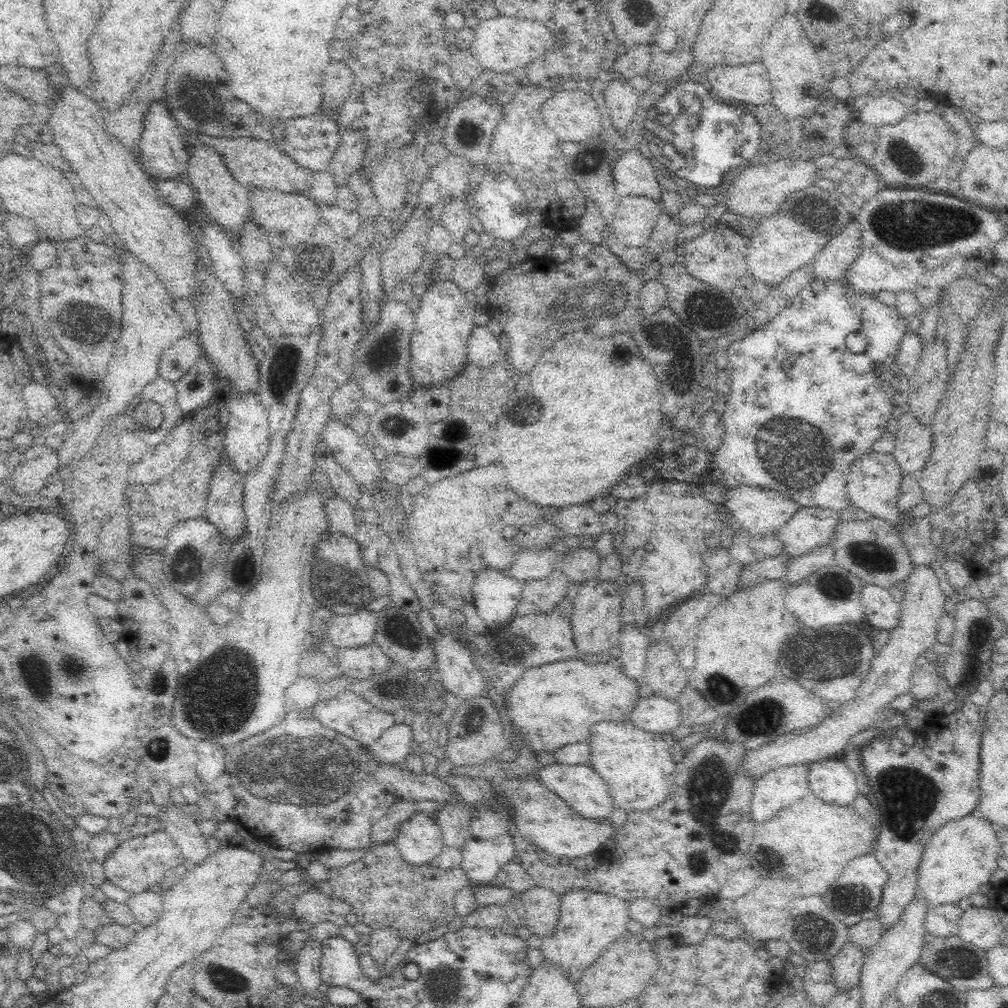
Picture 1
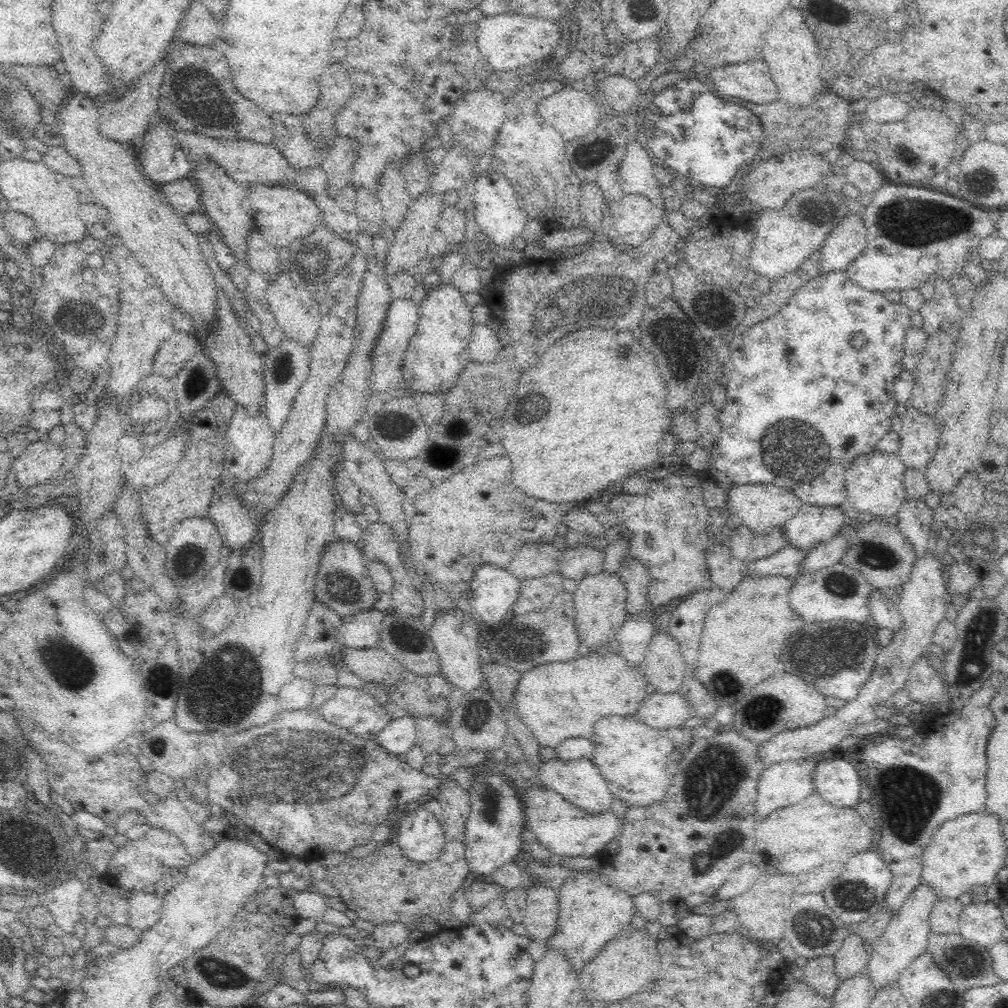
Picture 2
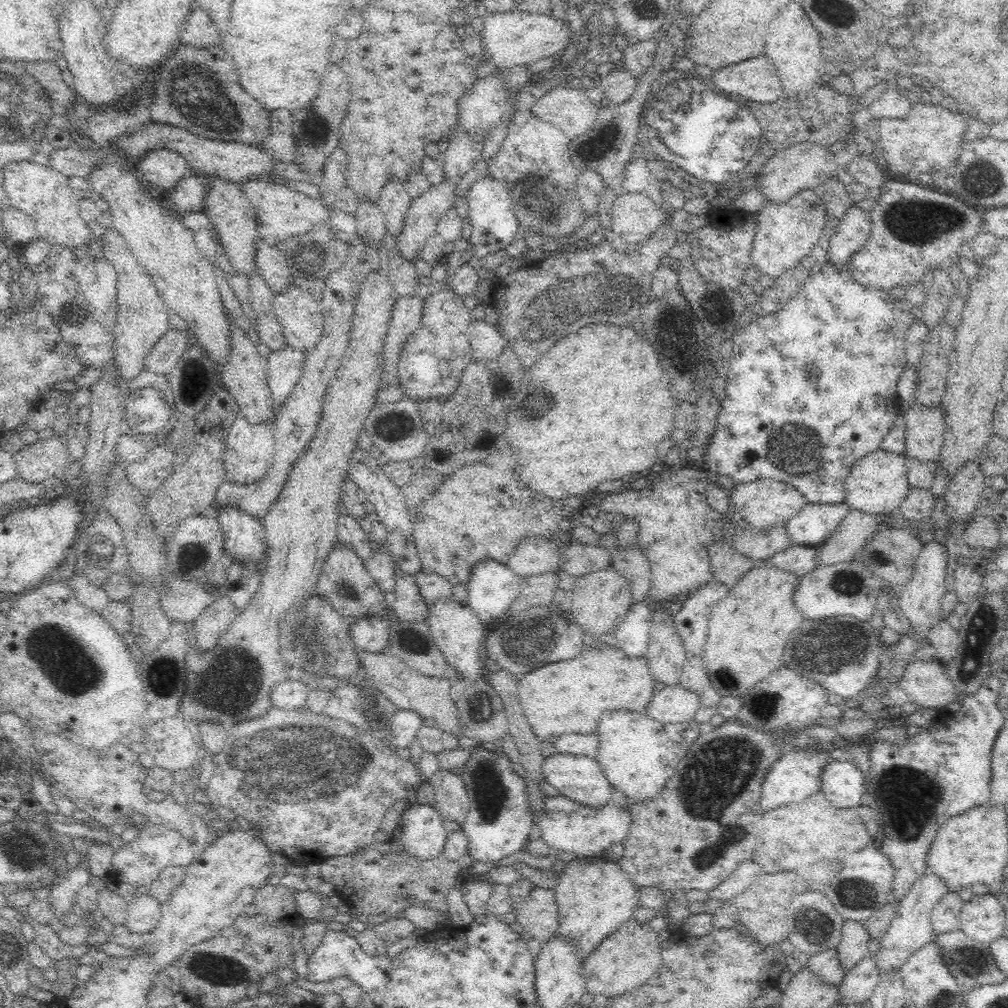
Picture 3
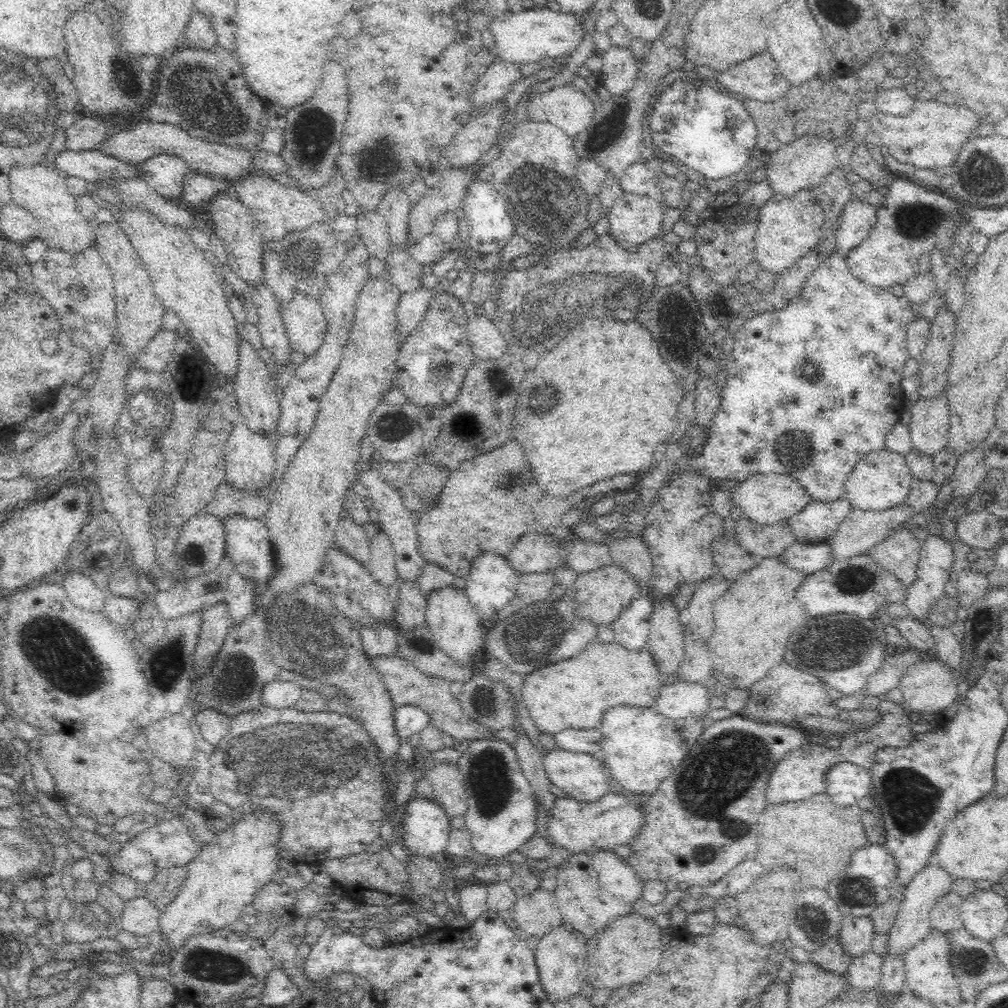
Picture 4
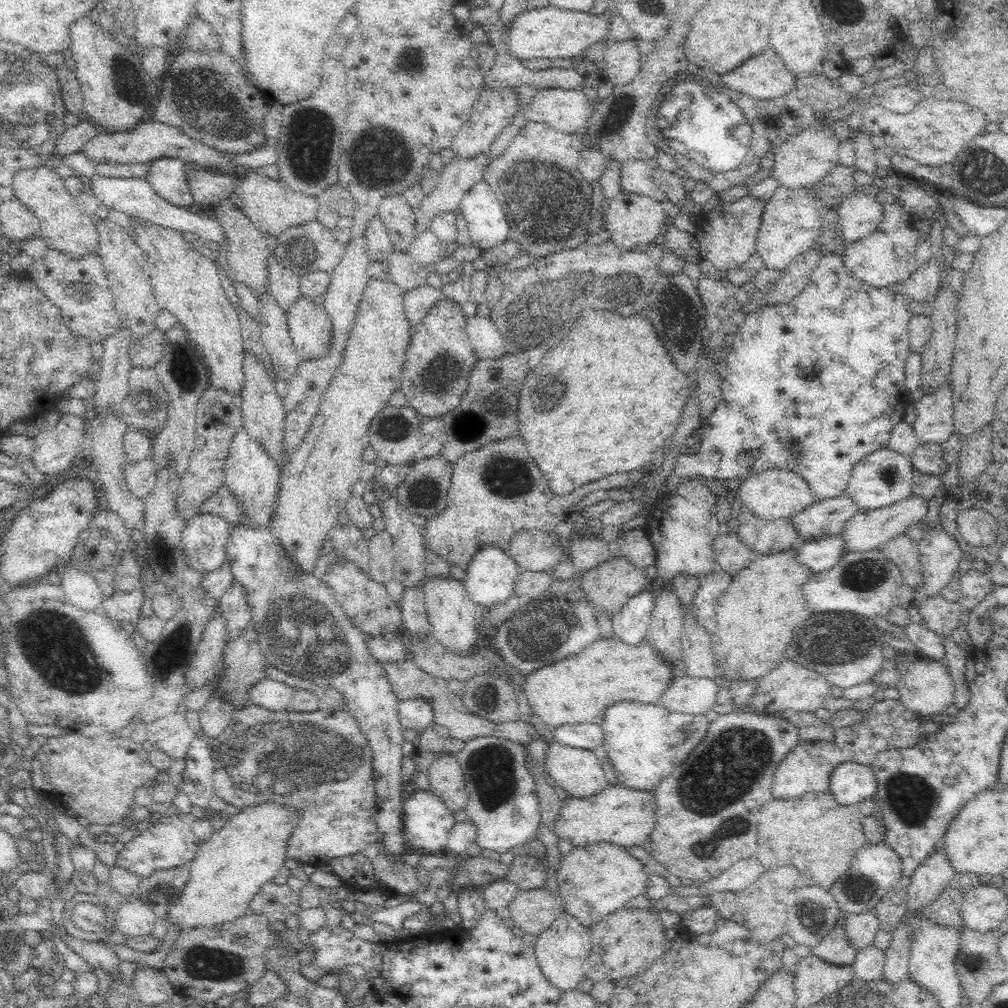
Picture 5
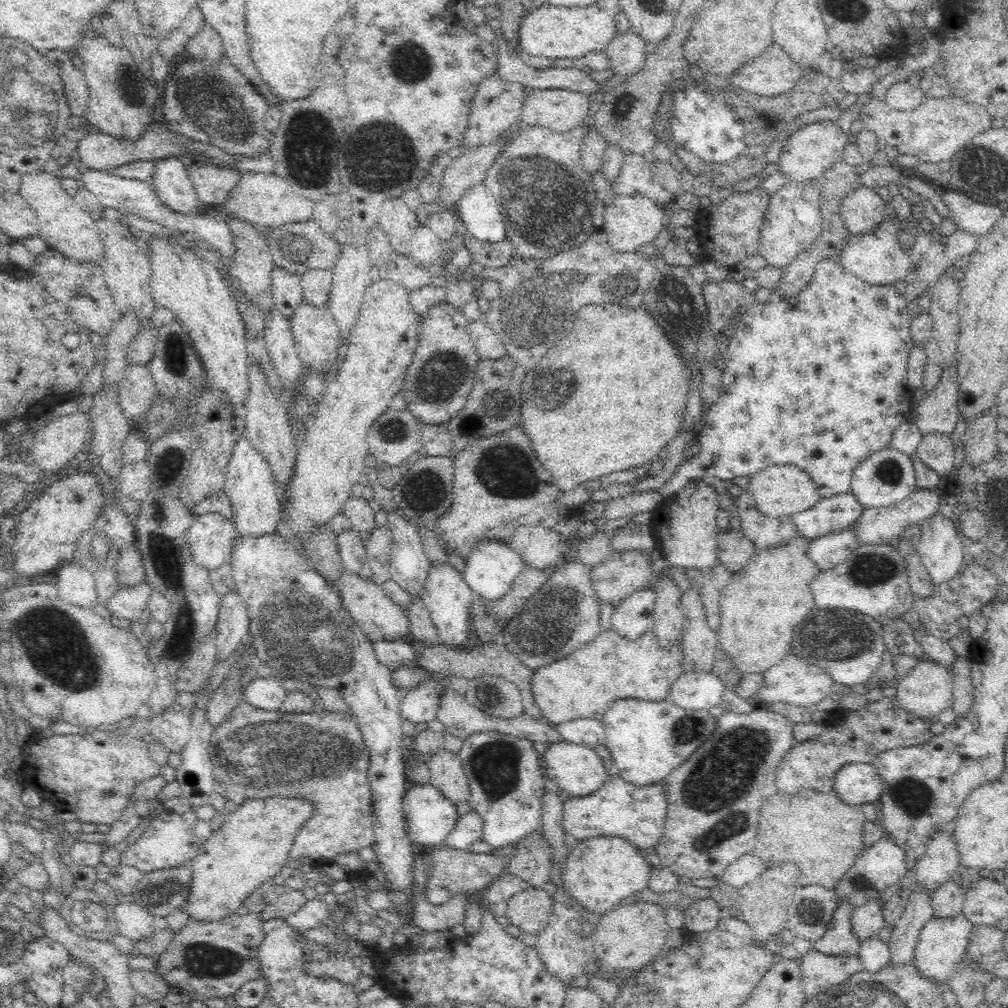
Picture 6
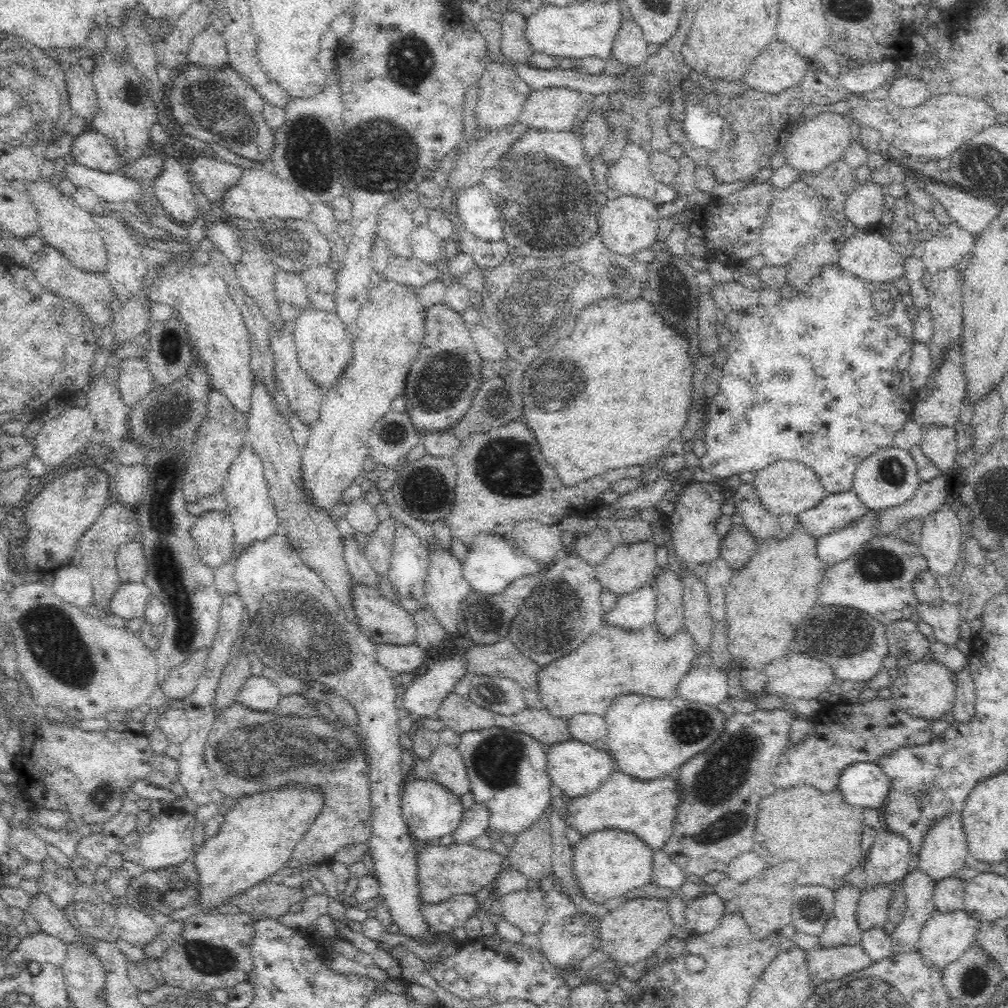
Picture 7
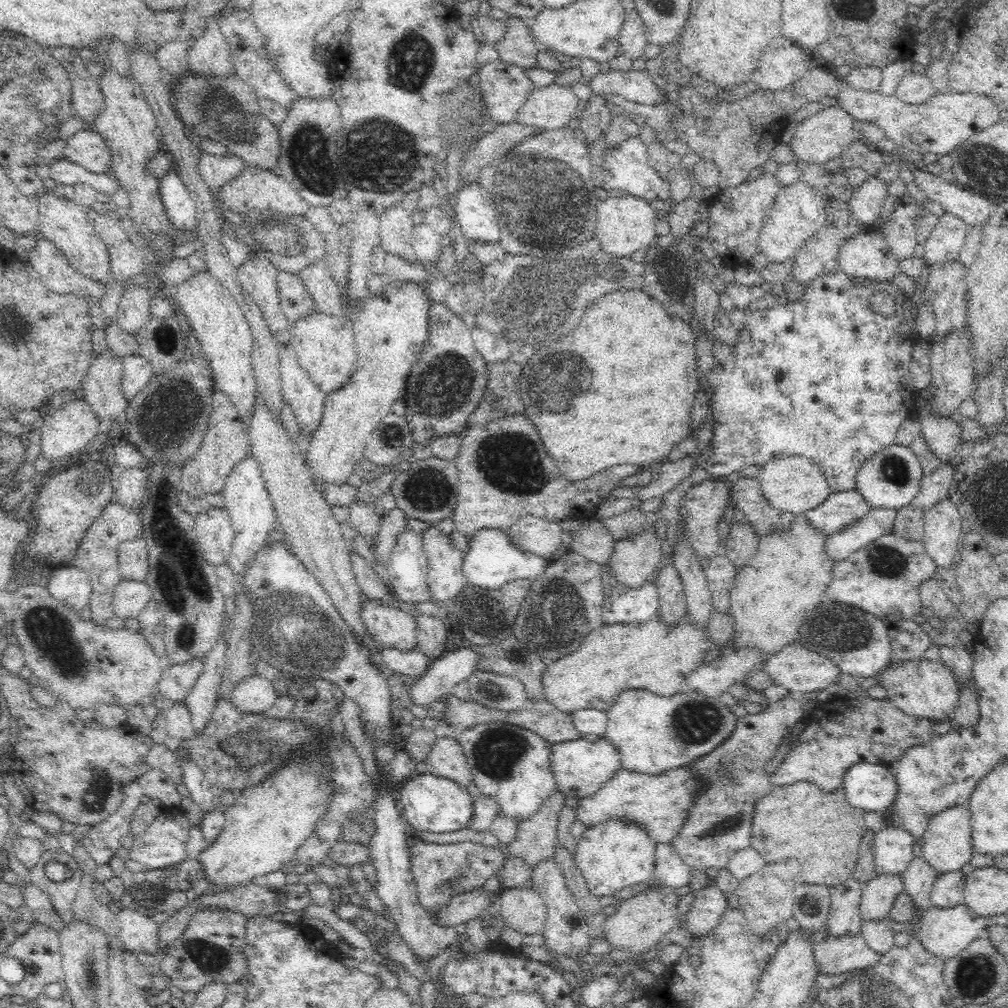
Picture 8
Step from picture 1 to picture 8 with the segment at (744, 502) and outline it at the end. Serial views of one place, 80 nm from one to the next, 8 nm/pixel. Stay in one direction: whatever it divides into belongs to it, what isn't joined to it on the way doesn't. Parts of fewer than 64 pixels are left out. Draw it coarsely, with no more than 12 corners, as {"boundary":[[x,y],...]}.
{"boundary":[[776,457],[757,480],[769,506],[804,514],[831,491],[818,465]]}

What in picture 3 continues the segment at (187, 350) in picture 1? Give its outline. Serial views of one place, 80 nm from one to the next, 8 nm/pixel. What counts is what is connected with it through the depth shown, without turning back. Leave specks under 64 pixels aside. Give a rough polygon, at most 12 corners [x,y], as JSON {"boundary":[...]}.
{"boundary":[[171,328],[151,348],[145,368],[168,374],[196,344]]}

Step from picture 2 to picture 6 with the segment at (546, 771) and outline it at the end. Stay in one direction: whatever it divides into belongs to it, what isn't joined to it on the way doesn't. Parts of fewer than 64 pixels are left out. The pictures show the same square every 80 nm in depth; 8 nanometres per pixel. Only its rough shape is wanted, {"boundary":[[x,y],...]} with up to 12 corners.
{"boundary":[[550,742],[548,776],[572,797],[609,779],[599,756],[580,744]]}

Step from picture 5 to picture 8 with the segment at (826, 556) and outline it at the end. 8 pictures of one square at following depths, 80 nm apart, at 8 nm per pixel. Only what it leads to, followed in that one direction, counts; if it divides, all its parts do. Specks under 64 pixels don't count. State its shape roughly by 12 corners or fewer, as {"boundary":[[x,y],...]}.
{"boundary":[[874,508],[827,536],[832,562],[893,533],[896,509]]}

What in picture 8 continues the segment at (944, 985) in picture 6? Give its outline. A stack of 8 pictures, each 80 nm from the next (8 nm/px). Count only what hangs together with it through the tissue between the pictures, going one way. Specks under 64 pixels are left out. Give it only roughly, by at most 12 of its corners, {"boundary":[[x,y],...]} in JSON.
{"boundary":[[964,903],[932,907],[919,940],[948,960],[983,935],[988,917]]}

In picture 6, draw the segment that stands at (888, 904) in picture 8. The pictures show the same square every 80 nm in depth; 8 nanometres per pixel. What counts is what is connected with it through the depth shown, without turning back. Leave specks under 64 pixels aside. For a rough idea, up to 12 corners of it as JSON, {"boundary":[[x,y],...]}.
{"boundary":[[878,899],[855,908],[852,933],[859,942],[872,940],[885,926]]}

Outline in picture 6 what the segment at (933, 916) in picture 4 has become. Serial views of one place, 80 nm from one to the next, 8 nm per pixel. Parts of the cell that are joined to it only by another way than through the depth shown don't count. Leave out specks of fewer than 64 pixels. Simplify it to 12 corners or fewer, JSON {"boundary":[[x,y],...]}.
{"boundary":[[948,881],[932,894],[935,917],[951,919],[963,912],[965,891]]}

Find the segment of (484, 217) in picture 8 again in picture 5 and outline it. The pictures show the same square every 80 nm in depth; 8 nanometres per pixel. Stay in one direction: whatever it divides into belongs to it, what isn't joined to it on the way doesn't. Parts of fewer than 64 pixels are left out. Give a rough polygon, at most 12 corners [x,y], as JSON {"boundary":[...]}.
{"boundary":[[487,182],[468,189],[458,212],[481,251],[509,239],[502,203]]}

